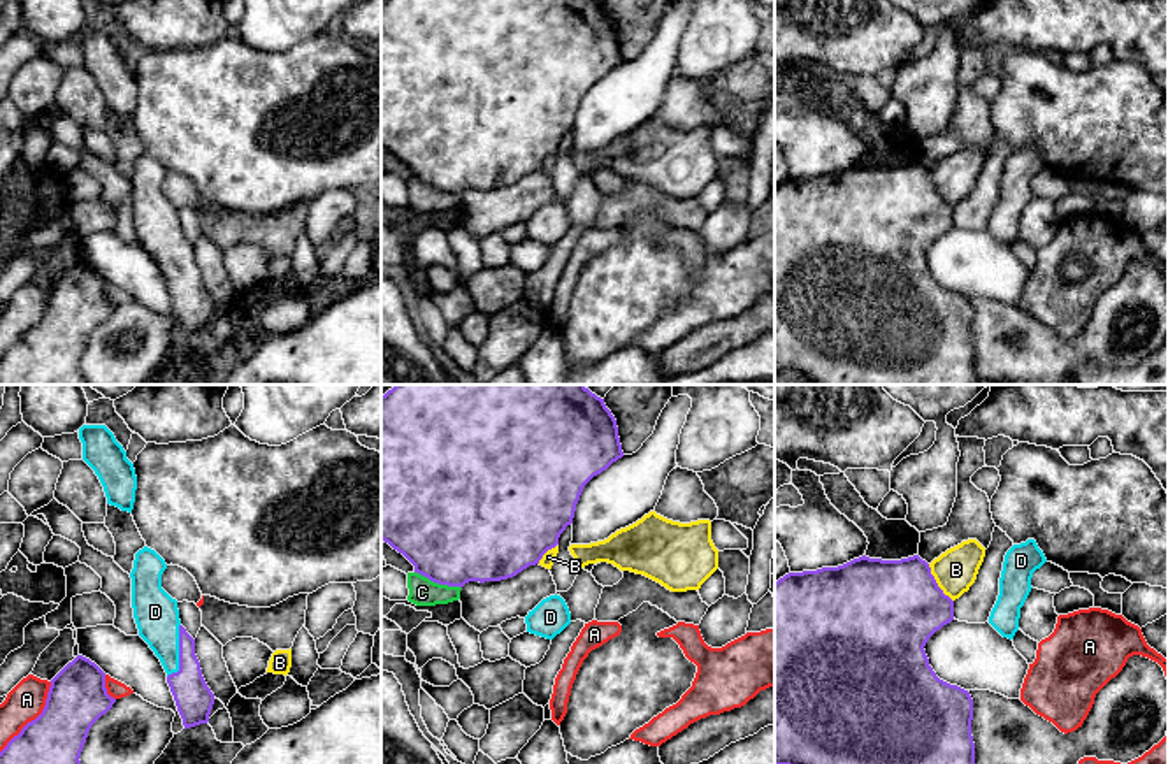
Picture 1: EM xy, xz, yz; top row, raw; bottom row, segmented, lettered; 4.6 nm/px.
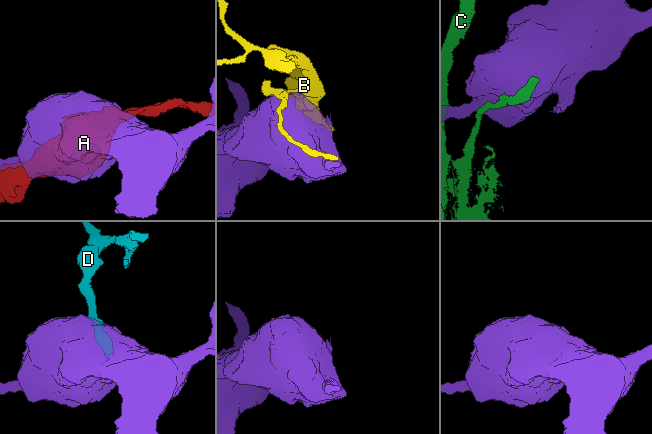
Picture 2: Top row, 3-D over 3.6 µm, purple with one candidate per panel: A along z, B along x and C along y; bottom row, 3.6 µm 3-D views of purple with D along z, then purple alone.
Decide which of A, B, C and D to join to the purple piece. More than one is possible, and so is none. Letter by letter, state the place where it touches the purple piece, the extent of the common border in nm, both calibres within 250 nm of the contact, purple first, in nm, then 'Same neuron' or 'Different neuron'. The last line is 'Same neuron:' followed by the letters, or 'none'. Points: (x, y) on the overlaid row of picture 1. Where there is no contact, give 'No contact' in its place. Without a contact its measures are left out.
A: Touches purple at xy (36, 719). Shared border 400 nm. Thickness 280 nm (purple) against 170 nm. Different neuron
B: Touches purple at yz (937, 583). Shared border 200 nm. Thickness 440 nm (purple) against 200 nm. Different neuron
C: Touches purple at xz (438, 582). Shared border 240 nm. Thickness 480 nm (purple) against 130 nm. Different neuron
D: Touches purple at xy (180, 652). Shared border 260 nm. Thickness 170 nm (purple) against 200 nm. Same neuron
Same neuron: D

